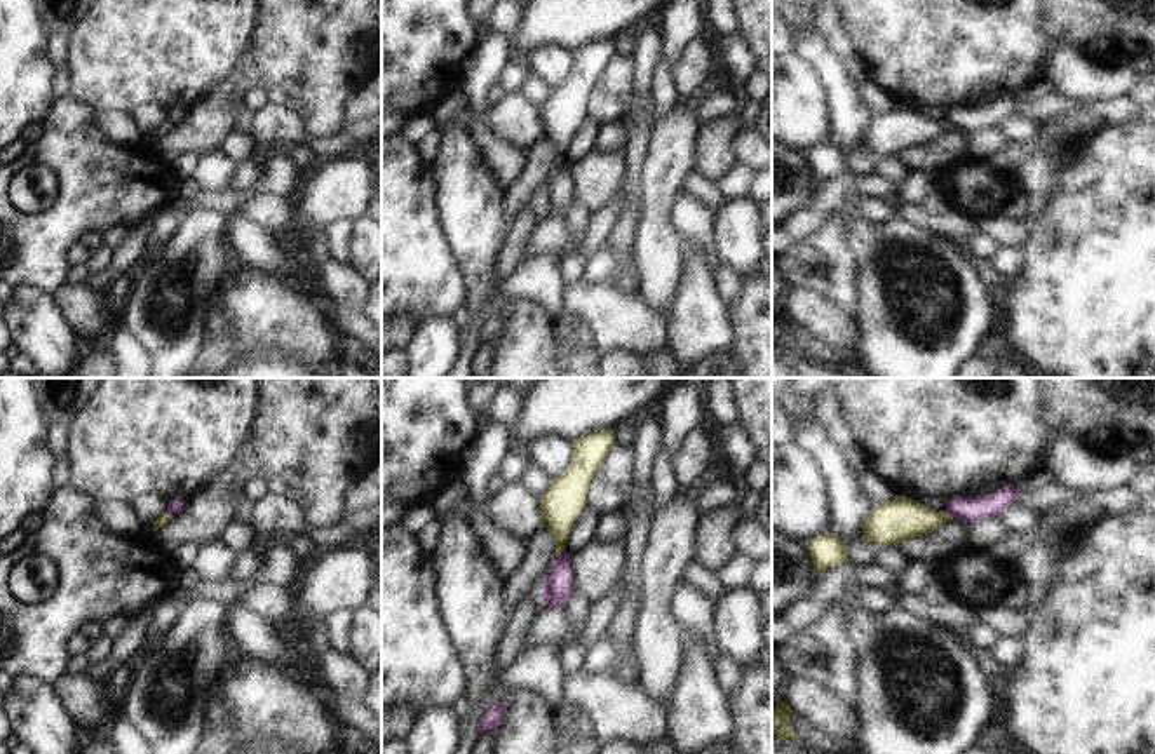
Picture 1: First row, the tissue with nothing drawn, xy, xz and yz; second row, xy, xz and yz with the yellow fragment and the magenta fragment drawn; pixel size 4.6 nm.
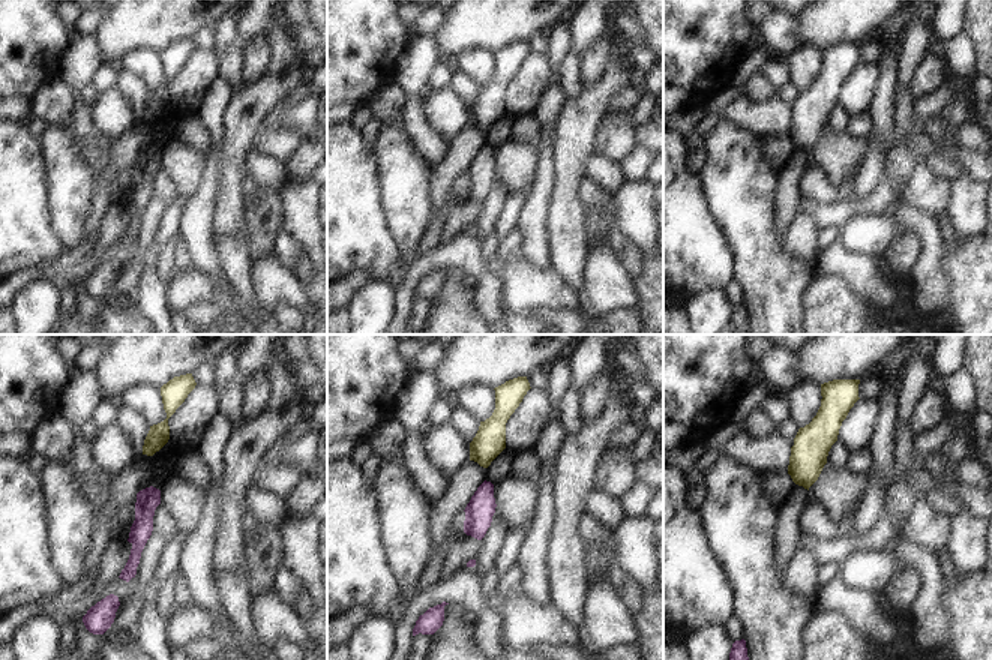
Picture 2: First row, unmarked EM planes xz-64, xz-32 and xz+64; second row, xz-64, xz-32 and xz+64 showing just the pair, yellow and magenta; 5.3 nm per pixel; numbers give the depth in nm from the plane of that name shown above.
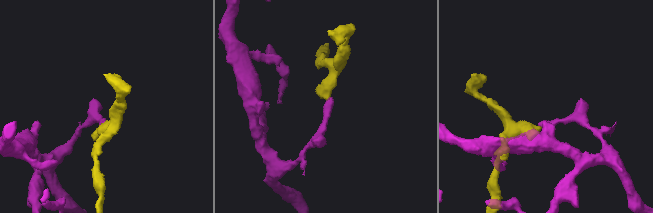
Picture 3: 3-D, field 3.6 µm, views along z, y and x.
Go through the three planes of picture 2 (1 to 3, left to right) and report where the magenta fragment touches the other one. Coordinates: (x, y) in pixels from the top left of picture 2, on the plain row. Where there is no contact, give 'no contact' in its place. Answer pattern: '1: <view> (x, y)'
1: no contact
2: no contact
3: no contact

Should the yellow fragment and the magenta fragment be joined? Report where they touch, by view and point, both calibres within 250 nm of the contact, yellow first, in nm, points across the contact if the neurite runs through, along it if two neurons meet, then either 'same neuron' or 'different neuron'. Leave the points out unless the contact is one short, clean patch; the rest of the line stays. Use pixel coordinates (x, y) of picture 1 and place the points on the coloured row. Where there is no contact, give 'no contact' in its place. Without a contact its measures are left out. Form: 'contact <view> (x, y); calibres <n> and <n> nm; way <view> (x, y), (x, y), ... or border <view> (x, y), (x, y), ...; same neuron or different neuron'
contact xz (560, 554); calibres 190 and 140 nm; border xz (565, 549), (556, 558); different neuron

